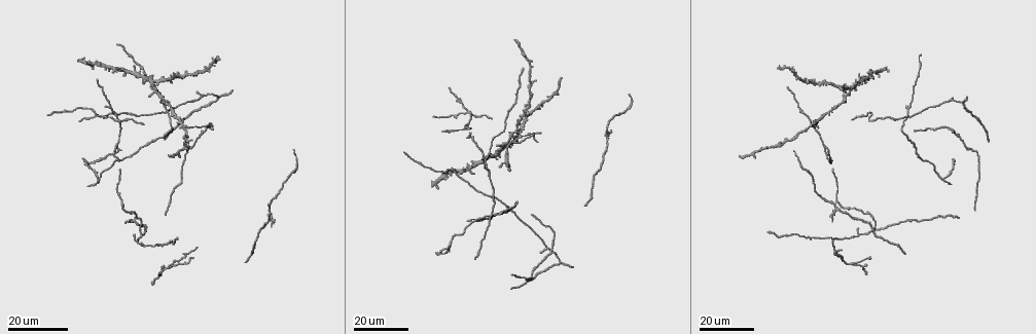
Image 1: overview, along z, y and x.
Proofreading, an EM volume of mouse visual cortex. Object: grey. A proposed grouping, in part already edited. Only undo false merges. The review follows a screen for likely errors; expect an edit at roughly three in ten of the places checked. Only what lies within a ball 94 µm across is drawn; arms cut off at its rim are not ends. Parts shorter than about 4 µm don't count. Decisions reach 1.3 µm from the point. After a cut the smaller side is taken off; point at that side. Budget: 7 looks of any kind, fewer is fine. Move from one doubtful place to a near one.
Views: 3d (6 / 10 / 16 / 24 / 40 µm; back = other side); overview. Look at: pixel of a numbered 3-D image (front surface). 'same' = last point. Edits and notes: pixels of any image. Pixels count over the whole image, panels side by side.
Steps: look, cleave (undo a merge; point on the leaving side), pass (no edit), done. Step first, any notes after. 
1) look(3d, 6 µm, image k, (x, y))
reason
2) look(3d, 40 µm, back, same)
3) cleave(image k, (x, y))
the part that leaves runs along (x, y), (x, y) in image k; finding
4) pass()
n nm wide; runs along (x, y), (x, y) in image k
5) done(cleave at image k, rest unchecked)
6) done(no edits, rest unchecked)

look(3d, 24 µm, image 1, (512, 140))

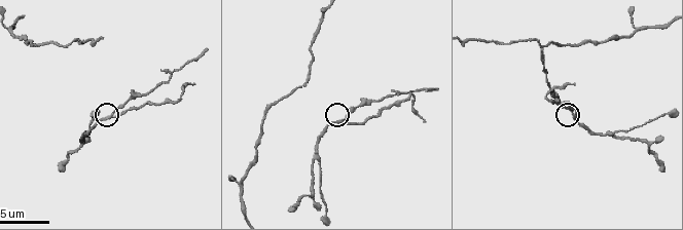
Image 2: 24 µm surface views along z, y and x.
look(3d, 6 µm, image 2, (110, 118))

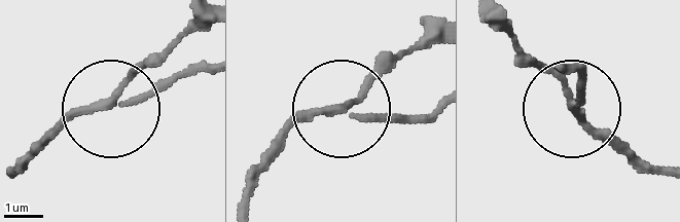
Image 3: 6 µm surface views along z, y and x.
look(3d, 6 µm, back, image 3, (114, 103))
other side

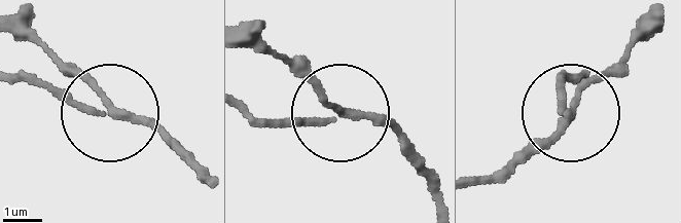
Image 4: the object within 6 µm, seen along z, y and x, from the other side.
pass()
side arm 15 µm; continuous, no second neuron

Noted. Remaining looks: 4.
look(3d, 16 µm, image 1, (491, 175))
arms part here

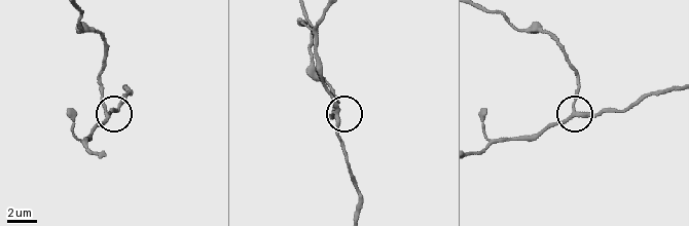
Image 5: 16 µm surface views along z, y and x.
look(3d, 10 µm, image 5, (338, 113))
zoom in

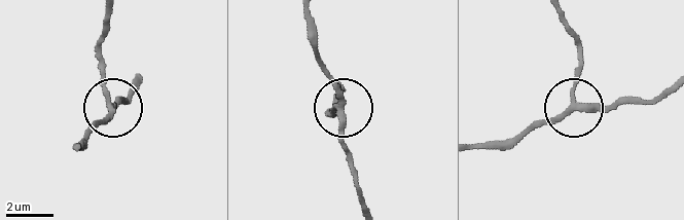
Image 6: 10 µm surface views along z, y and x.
look(3d, 6 µm, image 6, (576, 106))
zoom in

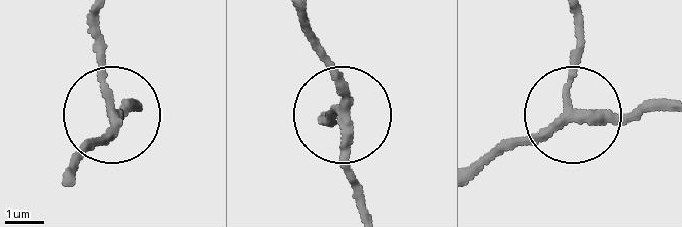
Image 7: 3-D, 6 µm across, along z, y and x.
pass()
runs along (579, 24), (582, 53), (566, 92), (573, 109), (671, 112) in image 7; all the same neuron

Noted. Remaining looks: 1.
done(no edits, rest unchecked)

